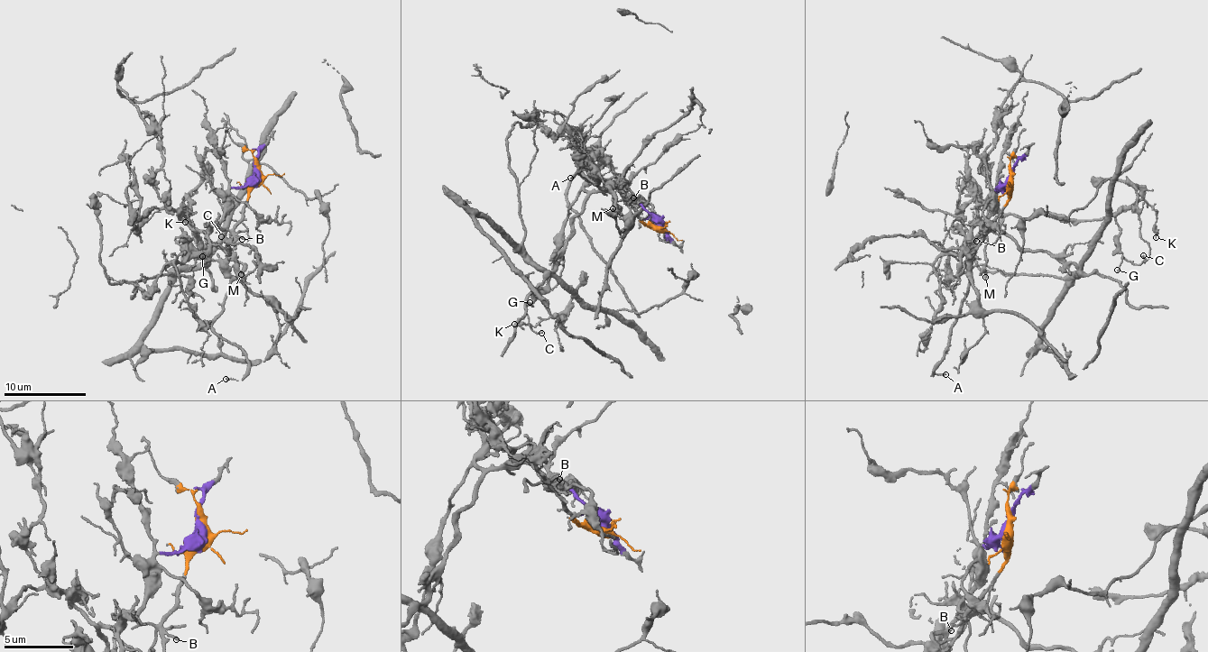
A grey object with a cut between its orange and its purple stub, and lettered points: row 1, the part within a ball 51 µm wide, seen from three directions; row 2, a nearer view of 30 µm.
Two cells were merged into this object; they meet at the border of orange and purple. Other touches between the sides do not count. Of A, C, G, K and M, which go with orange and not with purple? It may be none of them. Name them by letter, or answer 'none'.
A

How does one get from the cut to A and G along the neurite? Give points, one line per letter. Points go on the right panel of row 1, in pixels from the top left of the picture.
A: (1009, 179), (1008, 203), (970, 255), (969, 288), (950, 329), (947, 348), (931, 376), (946, 375)
G: (1009, 179), (983, 222), (992, 228), (1008, 215), (1039, 211), (1083, 221), (1114, 216), (1117, 270)

